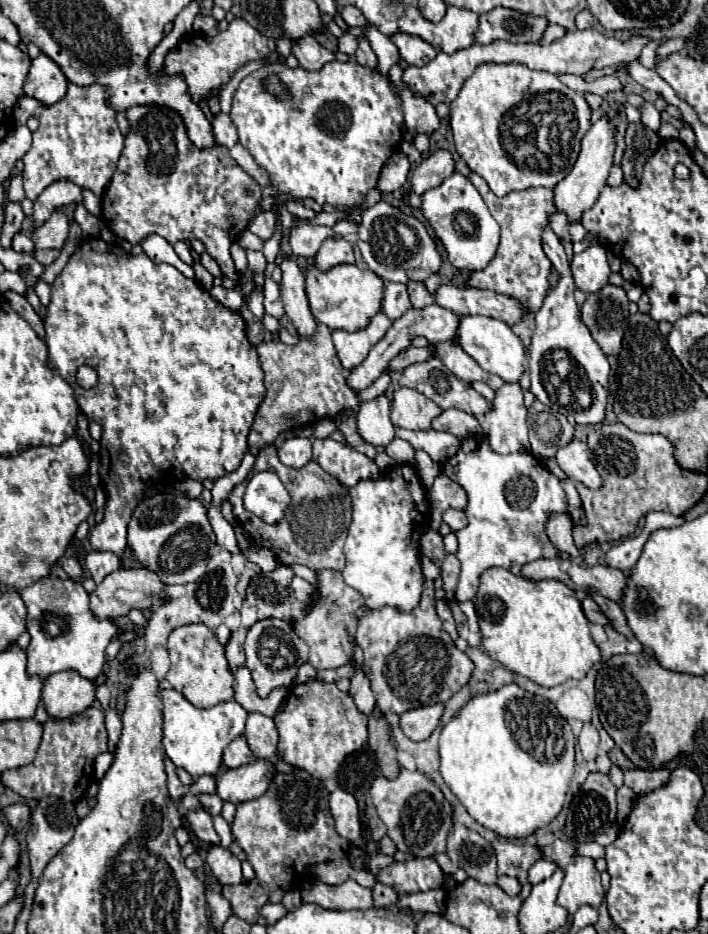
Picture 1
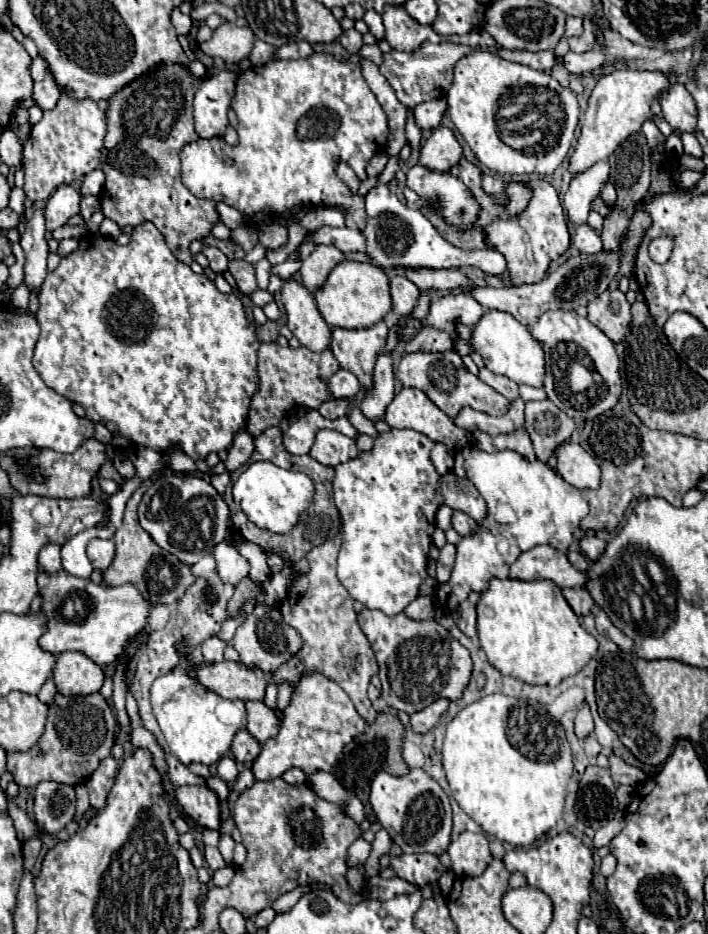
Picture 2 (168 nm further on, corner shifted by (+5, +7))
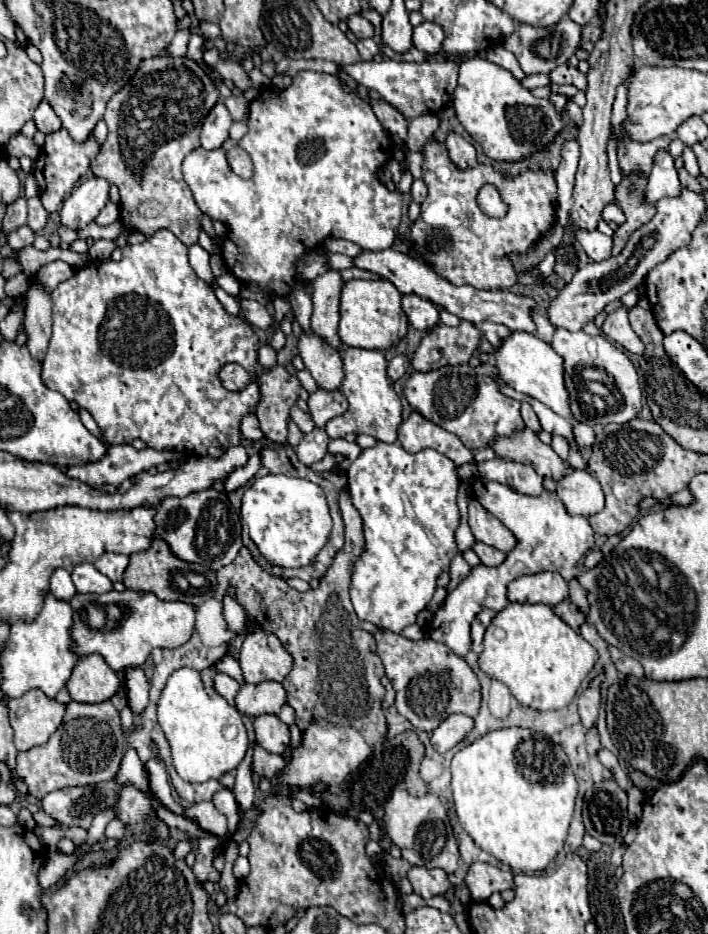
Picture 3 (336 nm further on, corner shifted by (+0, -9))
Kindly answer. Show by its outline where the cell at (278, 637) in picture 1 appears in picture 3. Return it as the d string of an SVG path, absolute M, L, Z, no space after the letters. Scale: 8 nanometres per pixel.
M256 628L242 644L238 662L244 672L244 680L250 684L274 680L282 682L292 670L292 656L284 644L272 632Z

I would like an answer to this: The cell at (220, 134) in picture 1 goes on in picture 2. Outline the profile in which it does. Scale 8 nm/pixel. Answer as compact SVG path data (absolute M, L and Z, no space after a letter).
M221 70L217 76L203 80L193 102L195 132L201 138L213 138L227 128L227 110L235 94L237 74Z

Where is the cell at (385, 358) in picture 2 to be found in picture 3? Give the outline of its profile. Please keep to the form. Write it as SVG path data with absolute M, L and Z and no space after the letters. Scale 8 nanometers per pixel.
M394 356L388 362L388 378L390 378L390 382L396 382L398 378L402 378L406 374L408 366L410 366L410 362L404 356Z

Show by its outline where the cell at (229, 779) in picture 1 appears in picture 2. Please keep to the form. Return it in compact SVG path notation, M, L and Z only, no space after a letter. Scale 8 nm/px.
M313 674L311 678L305 676L297 684L297 688L293 690L291 704L283 710L283 720L281 720L279 734L263 744L261 754L253 762L253 774L255 774L257 780L273 780L273 778L279 778L283 772L287 772L289 768L301 768L305 774L313 774L315 770L332 772L340 761L343 748L349 742L353 742L355 736L363 734L365 726L367 726L365 720L357 714L353 702L349 700L349 696L343 692L343 688L339 684L335 684L329 678L323 678L323 674Z

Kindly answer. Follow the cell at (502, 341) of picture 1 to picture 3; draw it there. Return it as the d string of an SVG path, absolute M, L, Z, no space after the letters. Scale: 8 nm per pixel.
M512 332L508 338L502 340L502 344L494 352L498 376L512 386L516 392L522 392L530 398L540 400L548 408L552 408L556 414L570 418L568 408L568 392L564 388L564 372L562 372L562 358L546 344L544 340L536 338L530 332Z

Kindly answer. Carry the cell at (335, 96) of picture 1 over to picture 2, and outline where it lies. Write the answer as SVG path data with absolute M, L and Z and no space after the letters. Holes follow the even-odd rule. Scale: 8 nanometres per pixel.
M313 54L309 58L299 58L299 60L271 60L263 66L251 66L249 70L241 72L237 76L237 92L235 92L235 98L231 102L231 108L237 112L237 118L239 118L239 124L237 124L237 134L239 134L239 142L237 146L229 146L223 136L213 136L209 140L195 140L195 142L189 142L185 144L185 148L181 150L181 178L183 178L183 184L197 196L197 198L207 198L207 200L215 200L215 202L225 202L227 206L239 210L247 220L253 218L255 214L263 212L271 218L277 218L281 216L281 212L289 212L289 208L317 208L317 206L327 206L327 208L343 208L345 212L345 226L349 228L365 228L365 198L359 196L359 194L353 194L351 188L339 180L337 172L335 172L335 156L343 158L357 174L359 180L367 180L367 172L365 172L365 166L369 164L369 160L373 158L373 154L377 150L383 150L385 144L387 144L387 134L389 134L389 128L387 128L387 116L381 108L381 104L377 102L377 98L373 96L371 88L365 84L365 78L361 76L361 68L351 64L351 62L339 62L335 60L333 56L329 54ZM227 158L233 158L235 164L227 166L225 160Z

